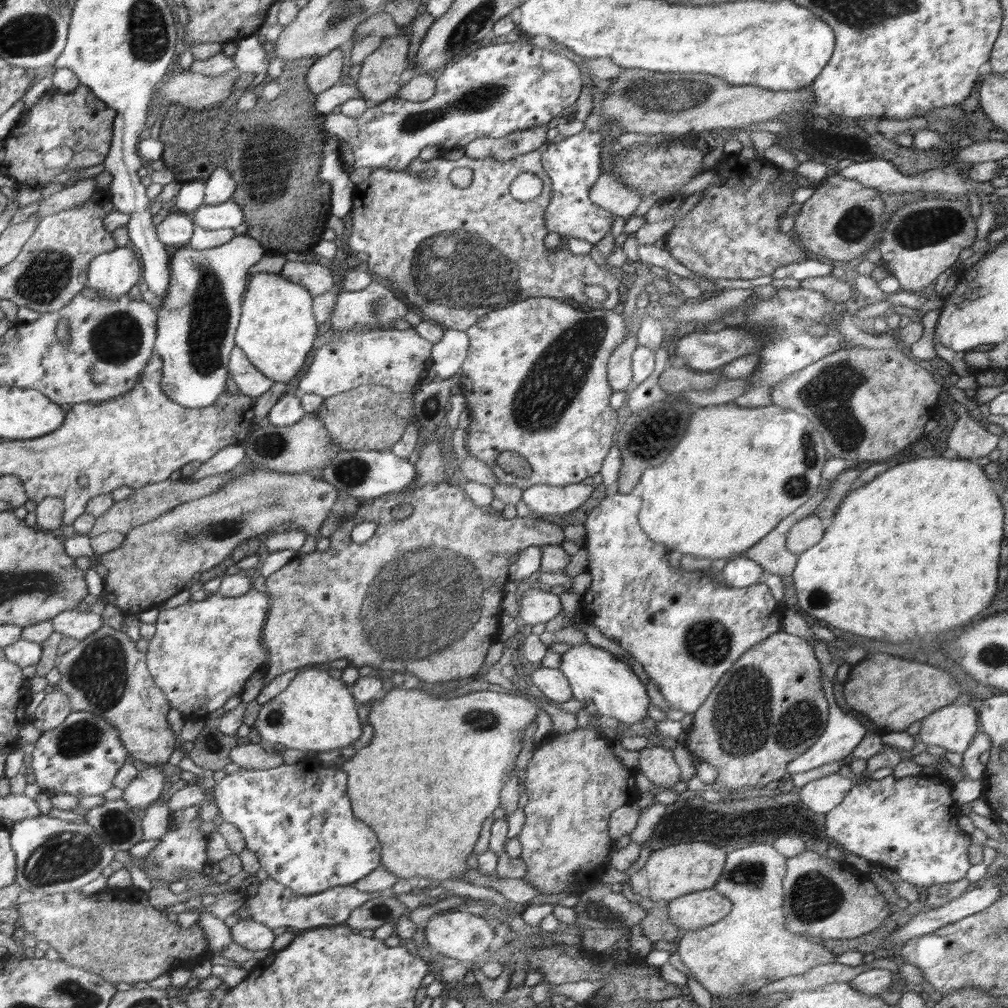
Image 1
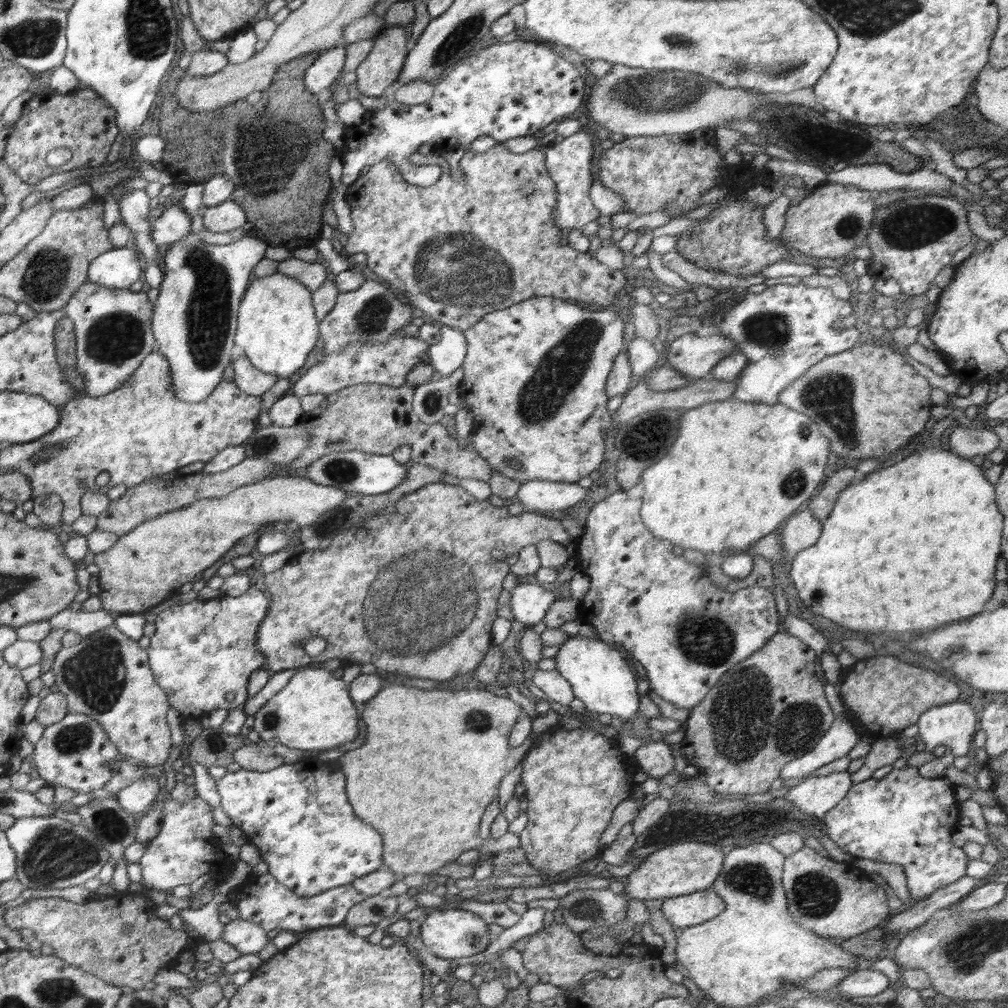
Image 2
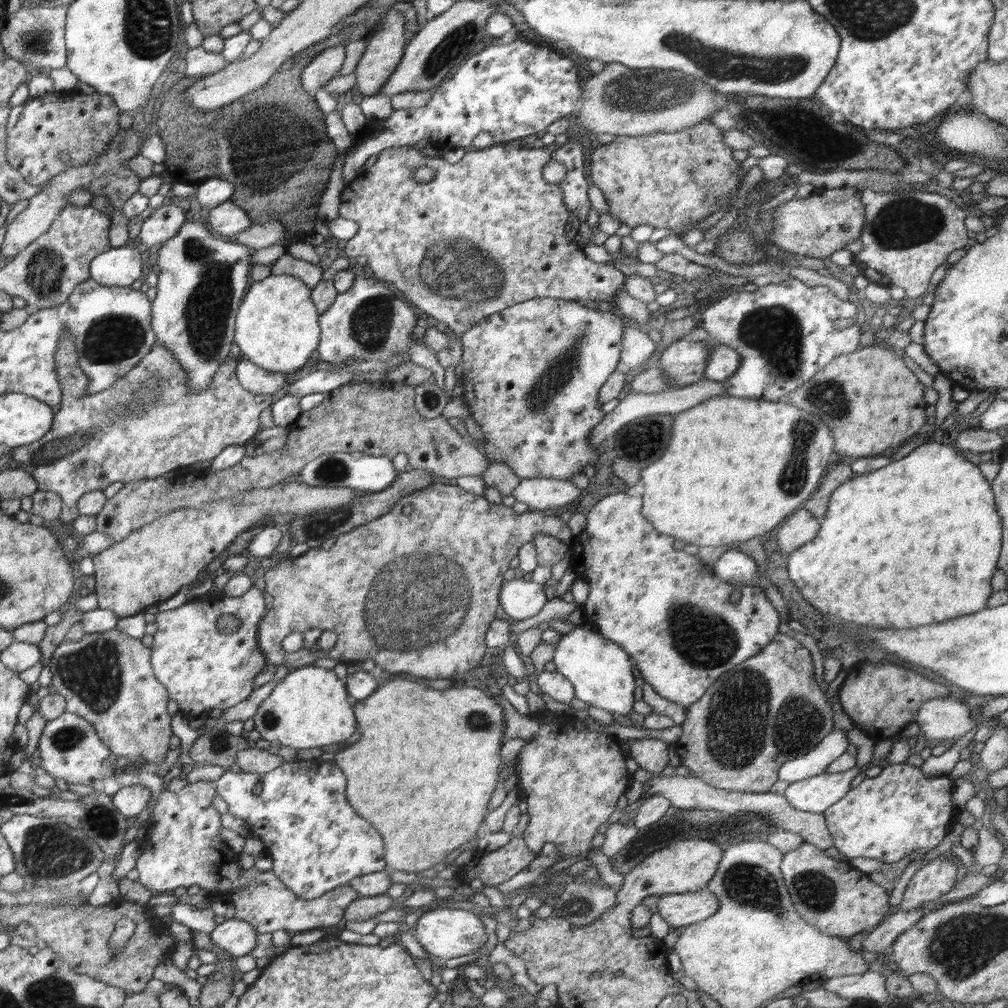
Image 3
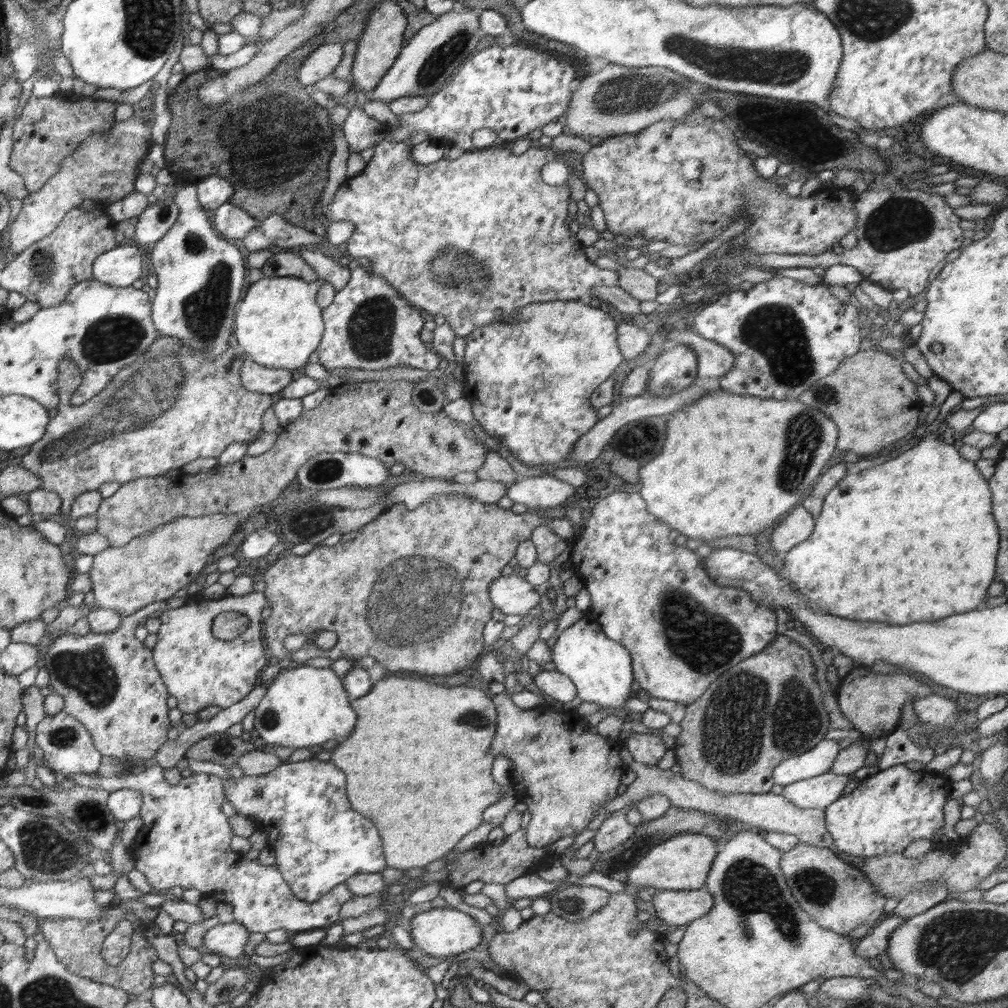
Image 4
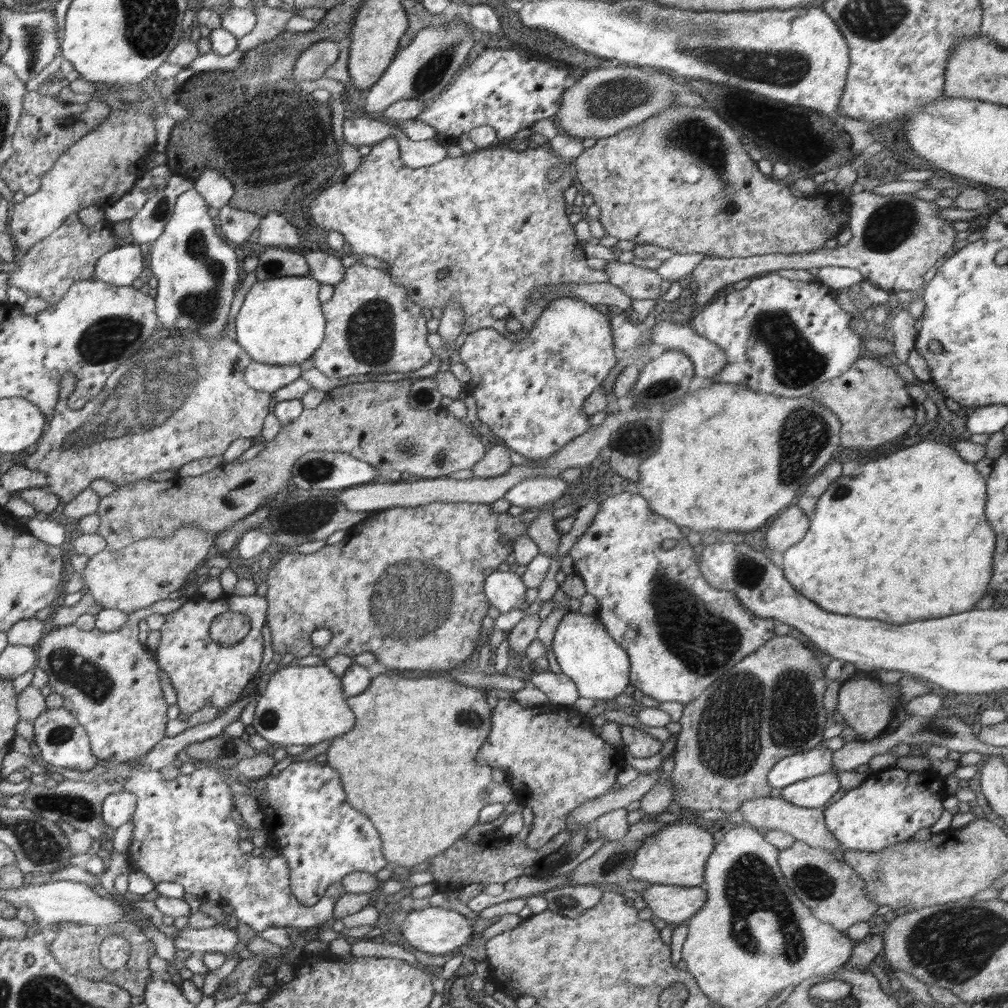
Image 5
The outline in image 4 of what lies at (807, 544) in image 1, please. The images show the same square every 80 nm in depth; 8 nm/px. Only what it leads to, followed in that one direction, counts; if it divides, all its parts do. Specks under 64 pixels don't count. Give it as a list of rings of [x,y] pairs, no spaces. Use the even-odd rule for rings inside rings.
[[[799,506],[780,519],[771,534],[770,546],[776,553],[772,556],[784,556],[799,542],[805,541],[813,531],[815,519],[804,507]]]

